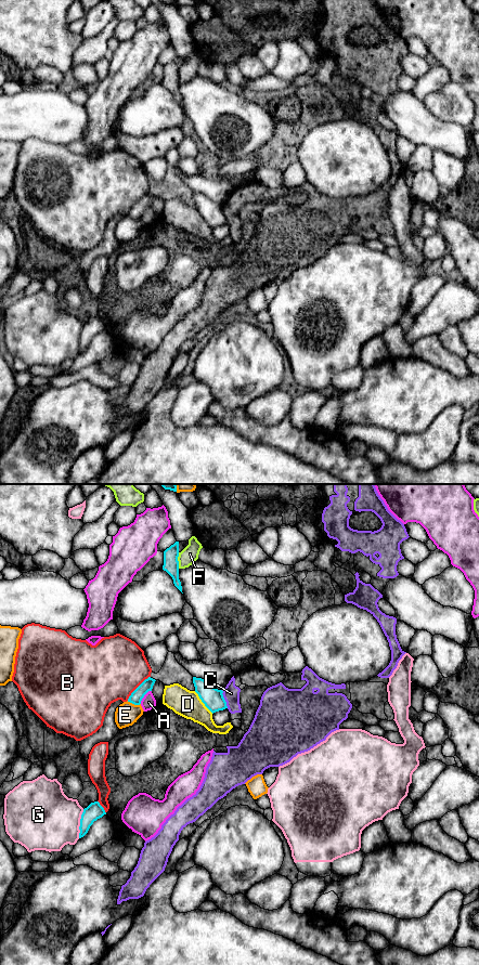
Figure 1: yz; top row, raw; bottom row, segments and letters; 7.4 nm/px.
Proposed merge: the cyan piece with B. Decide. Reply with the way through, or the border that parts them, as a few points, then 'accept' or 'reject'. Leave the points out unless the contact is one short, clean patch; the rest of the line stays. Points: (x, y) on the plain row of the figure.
reject

